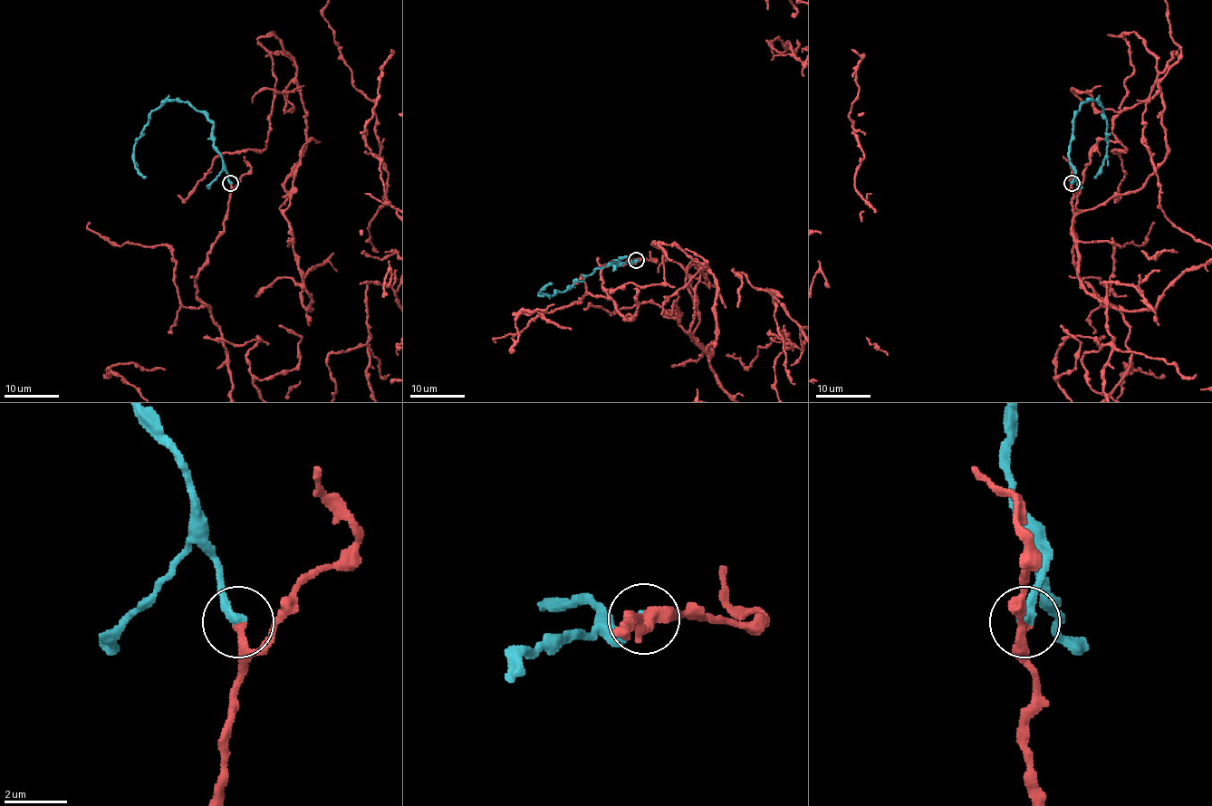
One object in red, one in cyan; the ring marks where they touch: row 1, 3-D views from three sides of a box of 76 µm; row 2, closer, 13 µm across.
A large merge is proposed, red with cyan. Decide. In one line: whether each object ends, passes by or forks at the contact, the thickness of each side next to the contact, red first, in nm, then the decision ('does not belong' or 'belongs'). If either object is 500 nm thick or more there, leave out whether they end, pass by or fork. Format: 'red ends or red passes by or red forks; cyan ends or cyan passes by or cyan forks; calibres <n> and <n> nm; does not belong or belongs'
red passes by; cyan ends; calibres 190 and 360 nm; belongs

